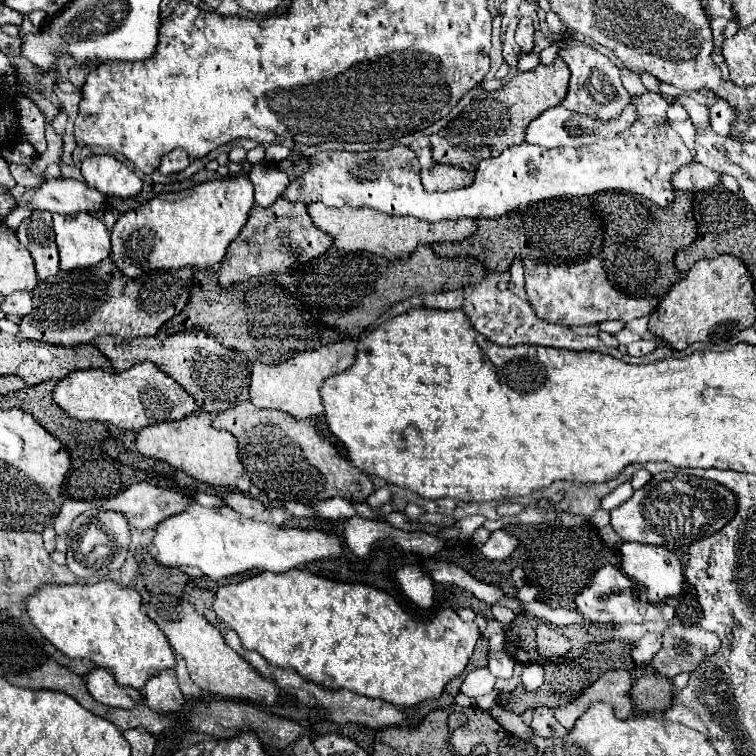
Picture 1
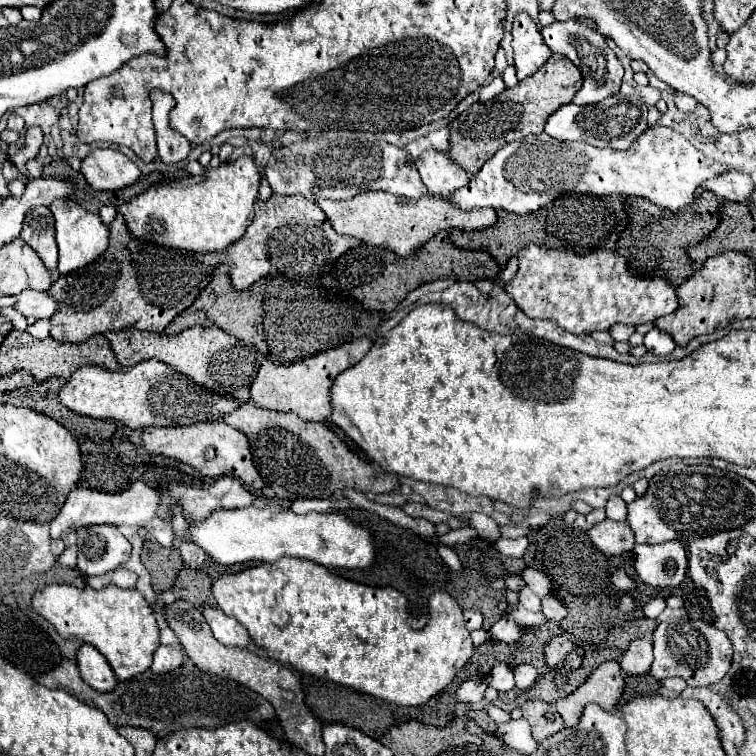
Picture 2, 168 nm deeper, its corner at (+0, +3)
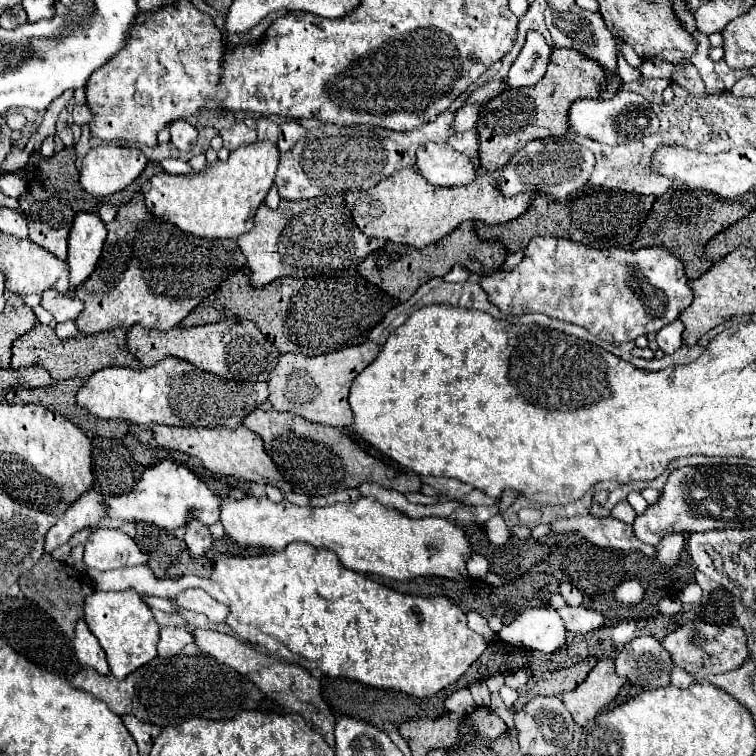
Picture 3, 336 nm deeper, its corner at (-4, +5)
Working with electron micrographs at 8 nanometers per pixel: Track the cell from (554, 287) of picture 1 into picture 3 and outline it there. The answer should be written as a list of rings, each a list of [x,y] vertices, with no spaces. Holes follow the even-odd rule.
[[[556,236],[532,238],[524,250],[524,260],[512,272],[498,270],[494,274],[482,276],[480,286],[486,292],[488,300],[494,306],[502,308],[502,312],[508,316],[542,312],[552,318],[578,324],[606,342],[610,340],[630,342],[642,334],[658,332],[662,326],[672,324],[694,298],[688,286],[688,278],[684,274],[684,264],[672,252],[664,252],[662,248],[656,246],[646,246],[640,250],[592,248],[582,242]]]

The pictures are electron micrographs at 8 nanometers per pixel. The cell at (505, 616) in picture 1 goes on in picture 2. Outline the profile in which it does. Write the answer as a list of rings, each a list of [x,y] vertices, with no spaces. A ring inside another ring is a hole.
[[[527,587],[522,588],[521,591],[521,604],[527,607],[529,611],[538,612],[541,610],[541,600]]]

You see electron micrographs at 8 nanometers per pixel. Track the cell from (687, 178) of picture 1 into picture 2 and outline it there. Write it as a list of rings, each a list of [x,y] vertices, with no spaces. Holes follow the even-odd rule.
[[[726,172],[726,174],[720,174],[718,178],[710,178],[710,182],[702,182],[702,188],[726,200],[740,202],[740,200],[746,200],[746,196],[754,190],[754,184],[746,174]]]

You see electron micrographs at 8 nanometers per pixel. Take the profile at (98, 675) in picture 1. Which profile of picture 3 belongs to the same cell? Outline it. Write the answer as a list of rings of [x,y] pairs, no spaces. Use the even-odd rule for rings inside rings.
[[[84,618],[78,620],[76,624],[76,636],[74,636],[74,652],[76,658],[84,664],[90,666],[94,670],[98,670],[100,674],[108,674],[108,662],[106,662],[106,654],[100,646],[100,642],[96,640],[96,636],[90,632],[88,624],[84,622]]]

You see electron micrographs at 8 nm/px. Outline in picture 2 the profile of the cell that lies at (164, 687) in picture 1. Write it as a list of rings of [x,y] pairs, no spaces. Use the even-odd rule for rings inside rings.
[[[160,644],[158,650],[154,652],[154,662],[152,662],[154,674],[166,674],[170,670],[176,670],[182,664],[182,656],[184,654],[180,648]]]

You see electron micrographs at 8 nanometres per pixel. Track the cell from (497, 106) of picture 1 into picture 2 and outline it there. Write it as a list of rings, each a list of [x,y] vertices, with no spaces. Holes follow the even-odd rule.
[[[552,54],[550,60],[540,70],[536,70],[526,80],[518,82],[514,88],[504,90],[502,94],[498,94],[488,102],[472,104],[468,110],[458,114],[456,120],[452,120],[452,124],[448,126],[450,160],[454,160],[470,174],[478,172],[482,164],[508,142],[520,140],[528,134],[540,134],[544,130],[546,118],[560,106],[572,102],[580,86],[582,86],[582,76],[578,68],[566,56]]]

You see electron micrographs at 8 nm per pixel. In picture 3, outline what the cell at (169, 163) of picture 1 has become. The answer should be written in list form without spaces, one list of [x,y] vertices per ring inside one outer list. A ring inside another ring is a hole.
[[[174,120],[170,124],[170,134],[172,134],[172,144],[182,152],[190,152],[190,148],[196,144],[198,138],[194,124],[190,124],[188,120]]]

